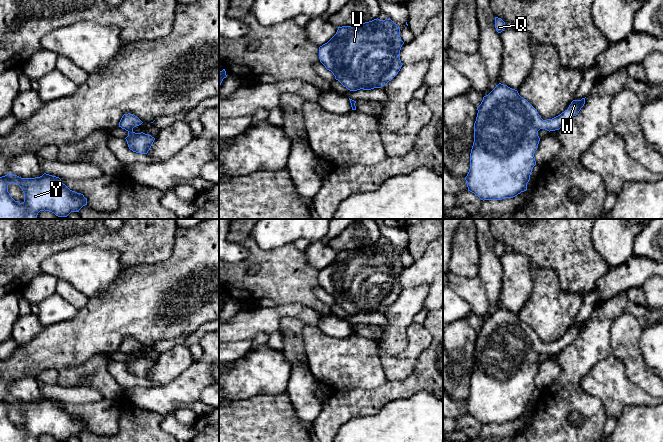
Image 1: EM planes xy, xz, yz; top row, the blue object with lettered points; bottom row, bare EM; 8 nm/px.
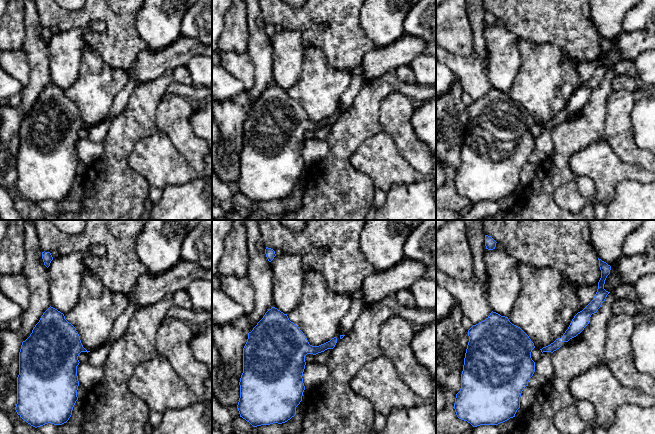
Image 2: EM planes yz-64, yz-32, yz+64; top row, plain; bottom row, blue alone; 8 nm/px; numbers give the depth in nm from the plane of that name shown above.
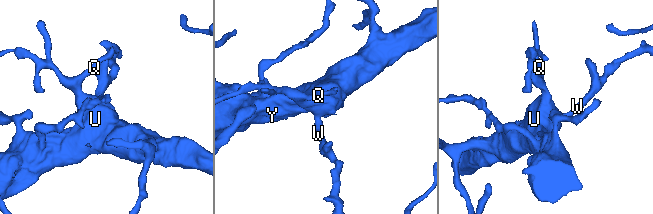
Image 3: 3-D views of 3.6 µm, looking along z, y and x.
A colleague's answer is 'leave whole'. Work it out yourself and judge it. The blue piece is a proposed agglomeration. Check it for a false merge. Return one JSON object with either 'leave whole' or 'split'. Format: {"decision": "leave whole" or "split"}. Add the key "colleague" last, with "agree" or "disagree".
{"decision": "leave whole", "colleague": "agree"}

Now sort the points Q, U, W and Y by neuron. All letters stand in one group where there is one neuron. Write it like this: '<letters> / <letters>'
Q U W Y

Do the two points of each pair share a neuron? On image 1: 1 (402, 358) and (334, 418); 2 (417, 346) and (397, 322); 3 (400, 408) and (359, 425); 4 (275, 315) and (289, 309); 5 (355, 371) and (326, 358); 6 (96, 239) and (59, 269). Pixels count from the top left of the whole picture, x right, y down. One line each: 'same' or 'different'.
1: different
2: different
3: same
4: same
5: same
6: different

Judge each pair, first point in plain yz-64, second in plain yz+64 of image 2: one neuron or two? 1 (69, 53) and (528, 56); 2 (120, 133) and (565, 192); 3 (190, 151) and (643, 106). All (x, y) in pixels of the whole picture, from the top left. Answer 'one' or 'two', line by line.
1: two
2: two
3: two

